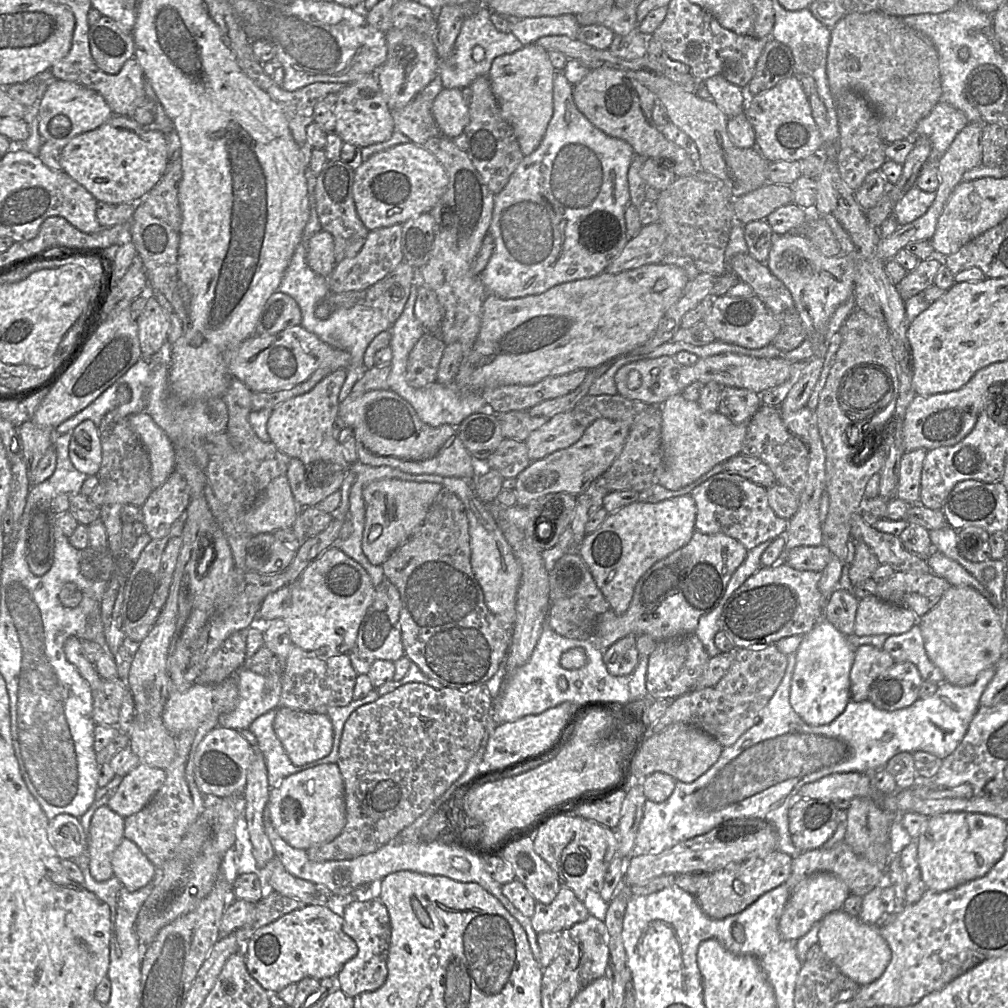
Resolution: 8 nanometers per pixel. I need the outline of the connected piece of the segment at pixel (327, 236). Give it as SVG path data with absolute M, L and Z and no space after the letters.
M320 230L308 241L306 261L309 267L323 277L328 277L337 265L334 255L334 238L331 233Z

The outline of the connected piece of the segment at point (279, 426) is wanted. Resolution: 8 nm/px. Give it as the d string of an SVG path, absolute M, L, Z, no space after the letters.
M338 369L330 373L327 377L316 384L309 392L291 398L278 406L276 406L267 421L267 433L270 437L270 442L284 455L290 459L299 459L305 466L306 477L308 477L308 465L318 460L338 465L346 474L352 464L350 464L343 454L343 447L333 436L333 424L338 416L339 401L338 396L340 390L346 380L347 370Z

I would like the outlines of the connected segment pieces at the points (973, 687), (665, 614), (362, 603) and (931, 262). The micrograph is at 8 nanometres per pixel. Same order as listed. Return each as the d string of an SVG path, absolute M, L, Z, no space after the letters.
M788 654L787 660L783 679L754 726L732 746L722 747L716 763L695 781L676 781L673 793L664 802L646 800L634 854L658 854L727 820L757 818L775 827L777 850L795 858L802 852L792 843L788 812L790 800L798 796L802 786L835 773L873 774L901 752L924 751L946 758L964 738L980 707L980 698L995 674L995 668L989 667L973 684L963 687L944 681L931 696L893 711L879 709L870 701L849 700L845 710L831 723L811 726L790 705L795 654Z
M695 531L690 542L663 560L655 563L637 582L629 608L622 615L611 609L598 615L594 640L605 650L627 635L647 634L656 641L694 633L699 619L713 611L726 587L747 555L737 540L724 535Z
M330 547L312 561L297 579L268 594L258 612L258 624L282 619L289 628L293 645L306 651L342 655L355 644L359 626L372 604L375 587L365 569L337 547Z
M936 256L920 261L917 267L896 285L901 298L906 301L934 285L935 276L943 262L942 257Z

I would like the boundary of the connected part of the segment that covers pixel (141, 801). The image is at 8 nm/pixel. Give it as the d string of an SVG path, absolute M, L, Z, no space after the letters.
M139 763L121 781L107 806L123 818L142 810L162 787L165 770Z

